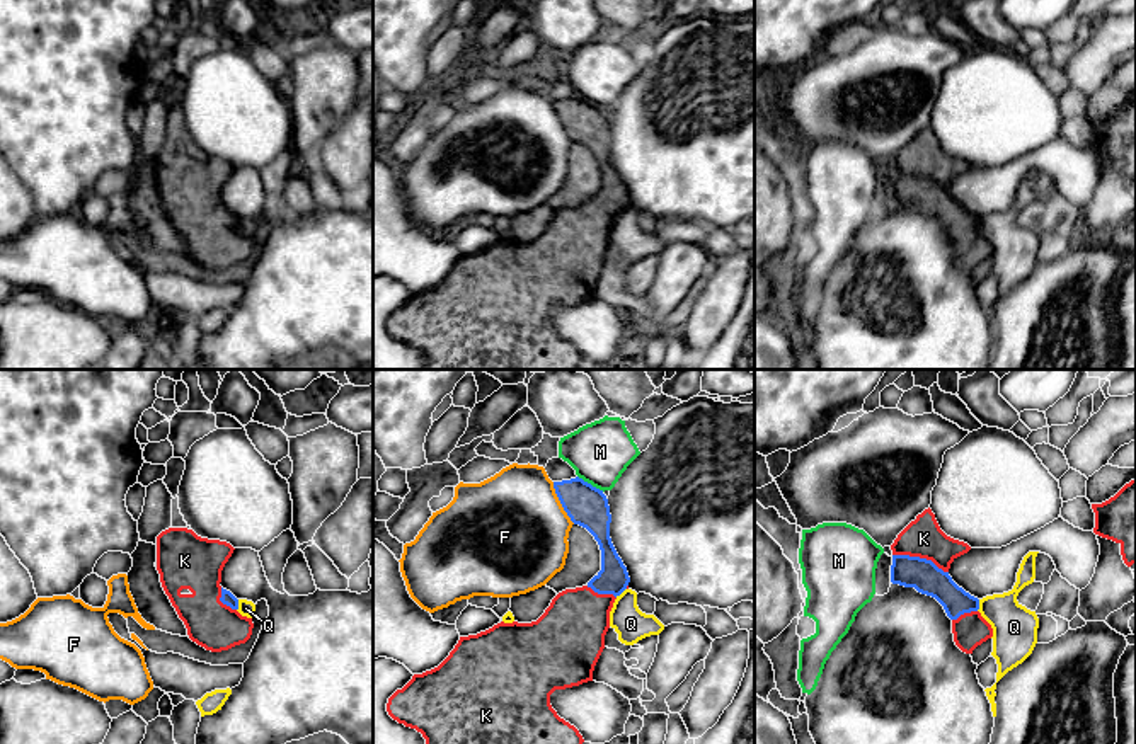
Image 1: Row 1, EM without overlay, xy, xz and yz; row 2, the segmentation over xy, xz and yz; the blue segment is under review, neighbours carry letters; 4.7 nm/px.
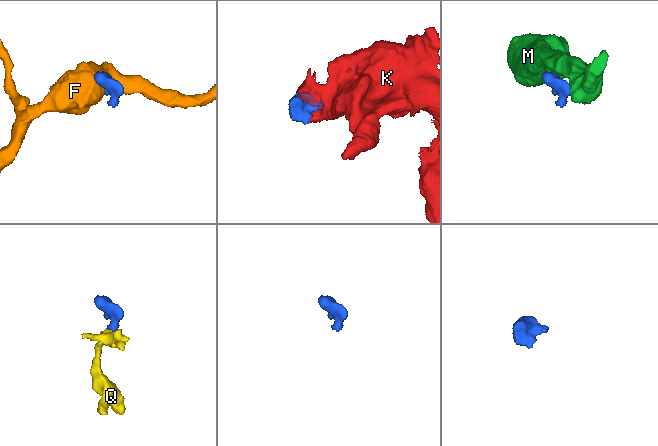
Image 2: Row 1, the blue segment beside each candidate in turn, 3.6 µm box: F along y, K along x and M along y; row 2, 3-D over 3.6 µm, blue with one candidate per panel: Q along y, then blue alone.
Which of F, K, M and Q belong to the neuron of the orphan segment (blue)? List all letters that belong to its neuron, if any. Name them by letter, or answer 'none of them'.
K

